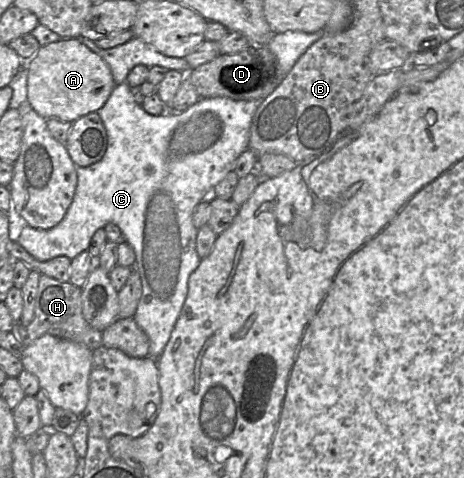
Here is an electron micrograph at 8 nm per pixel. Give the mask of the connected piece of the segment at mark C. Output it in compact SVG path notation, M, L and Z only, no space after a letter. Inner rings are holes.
M133 37L128 42L109 49L100 49L94 41L90 40L87 47L92 52L99 55L106 62L111 70L113 80L116 84L105 104L97 111L107 134L107 148L105 154L99 161L90 166L76 166L77 186L75 194L64 218L56 226L50 229L38 229L26 225L23 227L16 241L30 255L39 261L47 261L57 256L65 256L72 260L81 252L87 251L91 238L99 228L104 229L105 225L108 223L117 225L123 234L124 241L126 241L132 247L135 253L135 262L131 266L131 269L136 270L139 273L142 283L142 294L133 319L149 338L149 356L157 359L168 343L171 332L183 307L188 291L189 276L199 266L201 261L201 258L196 251L196 237L198 229L194 226L192 220L194 209L201 201L205 201L210 197L213 188L229 172L234 171L237 159L247 148L249 148L250 127L252 119L263 100L234 100L227 97L200 98L195 104L191 105L181 113L175 113L171 110L167 110L161 115L153 116L145 112L145 110L135 102L130 92L130 87L135 86L130 86L125 82L128 73L137 65L144 65L148 68L153 66L161 66L167 70L177 70L183 73L188 73L190 72L191 68L187 61L184 58L166 56L159 52L153 45L144 42L138 37Z

